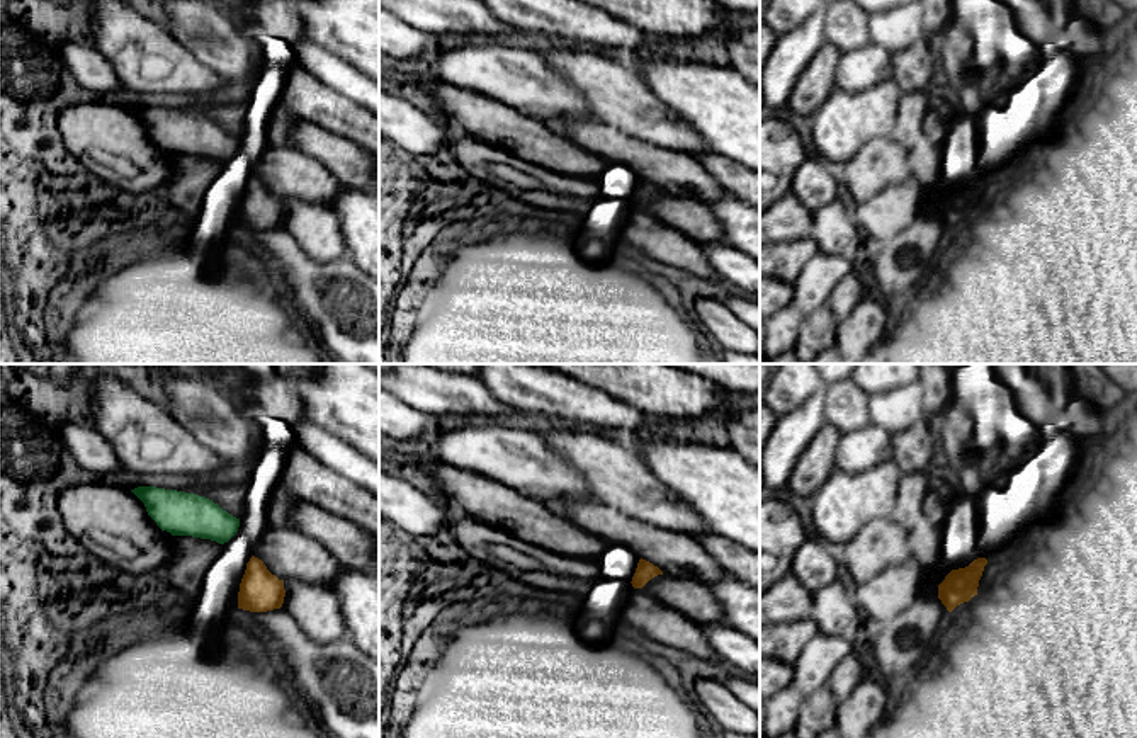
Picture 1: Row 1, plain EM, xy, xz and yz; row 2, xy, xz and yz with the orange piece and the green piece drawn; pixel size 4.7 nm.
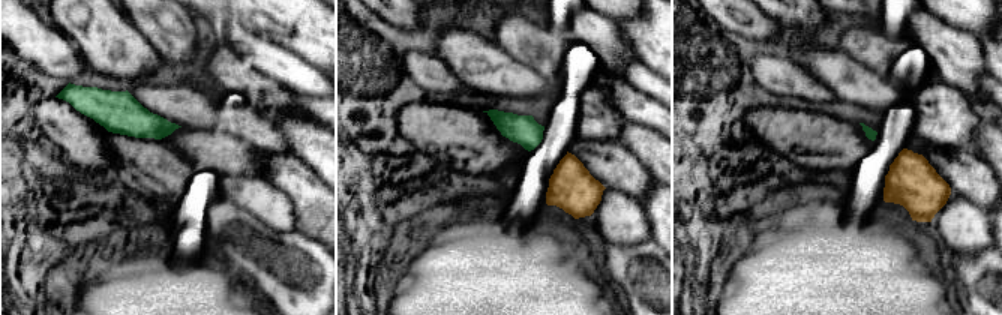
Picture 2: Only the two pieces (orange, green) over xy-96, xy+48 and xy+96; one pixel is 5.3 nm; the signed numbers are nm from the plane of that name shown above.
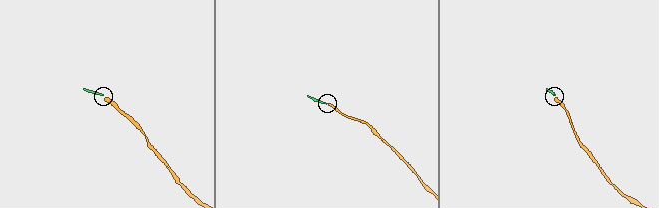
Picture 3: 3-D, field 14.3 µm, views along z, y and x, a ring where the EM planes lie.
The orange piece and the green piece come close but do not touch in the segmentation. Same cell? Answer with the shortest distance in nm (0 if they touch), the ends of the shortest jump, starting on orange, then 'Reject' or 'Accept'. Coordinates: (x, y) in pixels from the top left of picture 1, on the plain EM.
Distance 140 nm. Across: xy (252, 175), (231, 155). Reject

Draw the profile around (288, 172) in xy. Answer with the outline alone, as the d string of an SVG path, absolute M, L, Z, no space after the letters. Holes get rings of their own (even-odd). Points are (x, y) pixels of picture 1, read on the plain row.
M269 145L253 163L252 175L279 199L331 206L343 184L321 162L294 146Z

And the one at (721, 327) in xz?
M700 298L690 311L716 349L760 355L760 333L741 321L719 299Z

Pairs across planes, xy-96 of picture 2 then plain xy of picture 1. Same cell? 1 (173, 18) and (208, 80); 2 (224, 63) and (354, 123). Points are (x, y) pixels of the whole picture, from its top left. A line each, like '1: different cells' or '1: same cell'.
1: different cells
2: same cell

